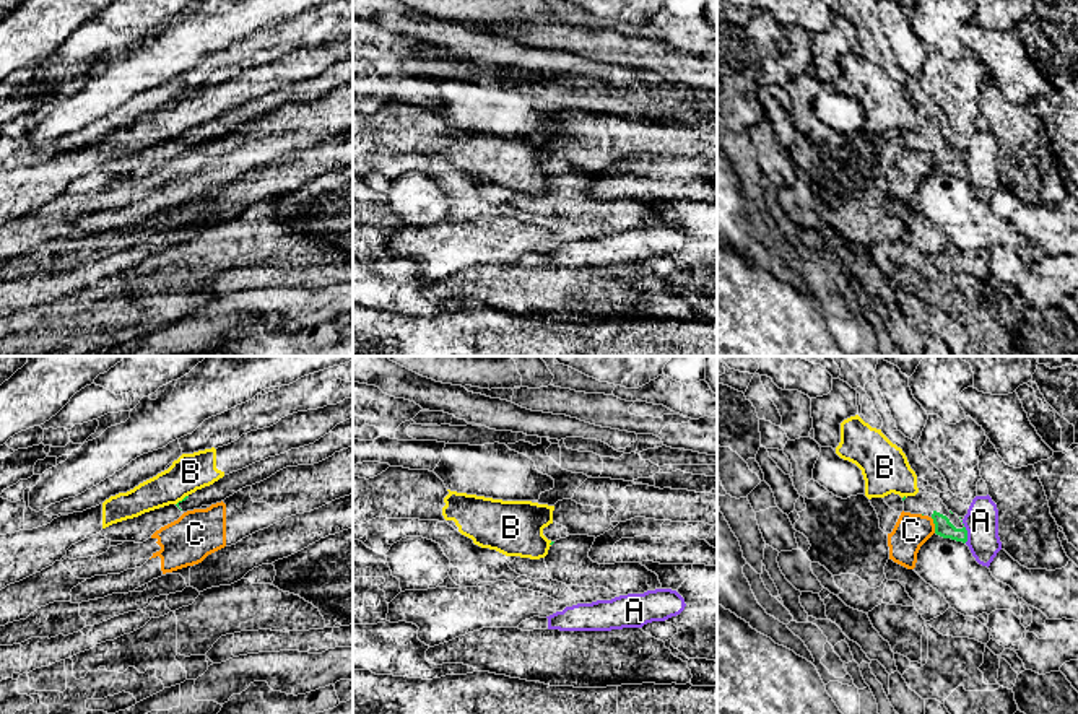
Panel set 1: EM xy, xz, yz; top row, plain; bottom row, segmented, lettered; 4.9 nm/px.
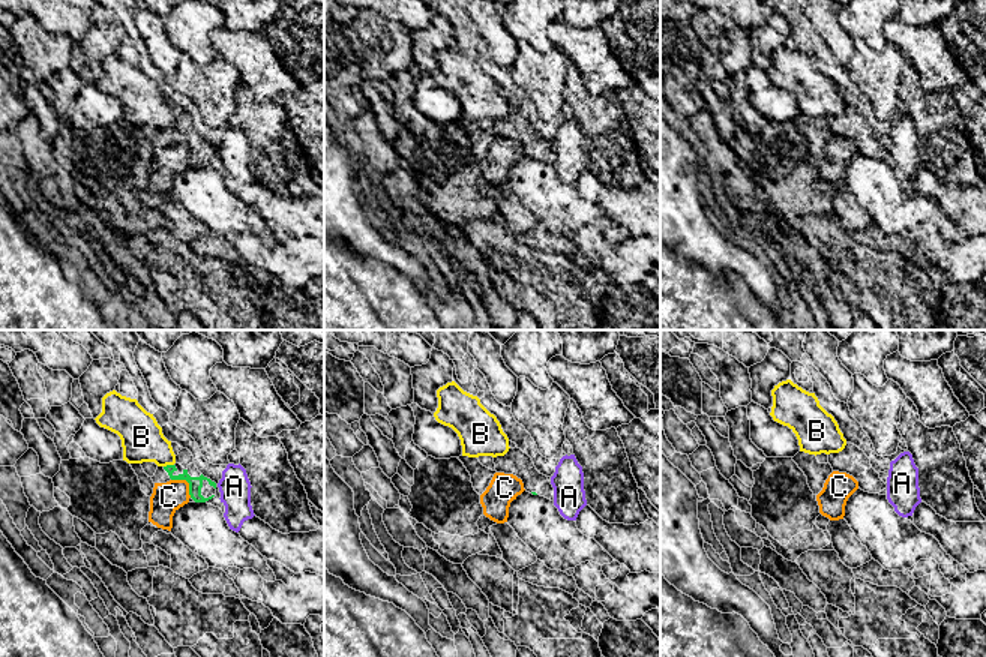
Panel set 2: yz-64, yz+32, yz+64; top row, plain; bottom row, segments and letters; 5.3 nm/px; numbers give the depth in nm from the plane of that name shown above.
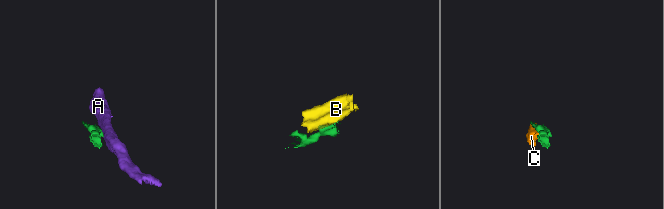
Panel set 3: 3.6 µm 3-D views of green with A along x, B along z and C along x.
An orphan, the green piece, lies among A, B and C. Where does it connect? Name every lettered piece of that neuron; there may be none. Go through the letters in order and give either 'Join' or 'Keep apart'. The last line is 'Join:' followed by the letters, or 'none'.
A: Keep apart
B: Keep apart
C: Keep apart
Join: none

